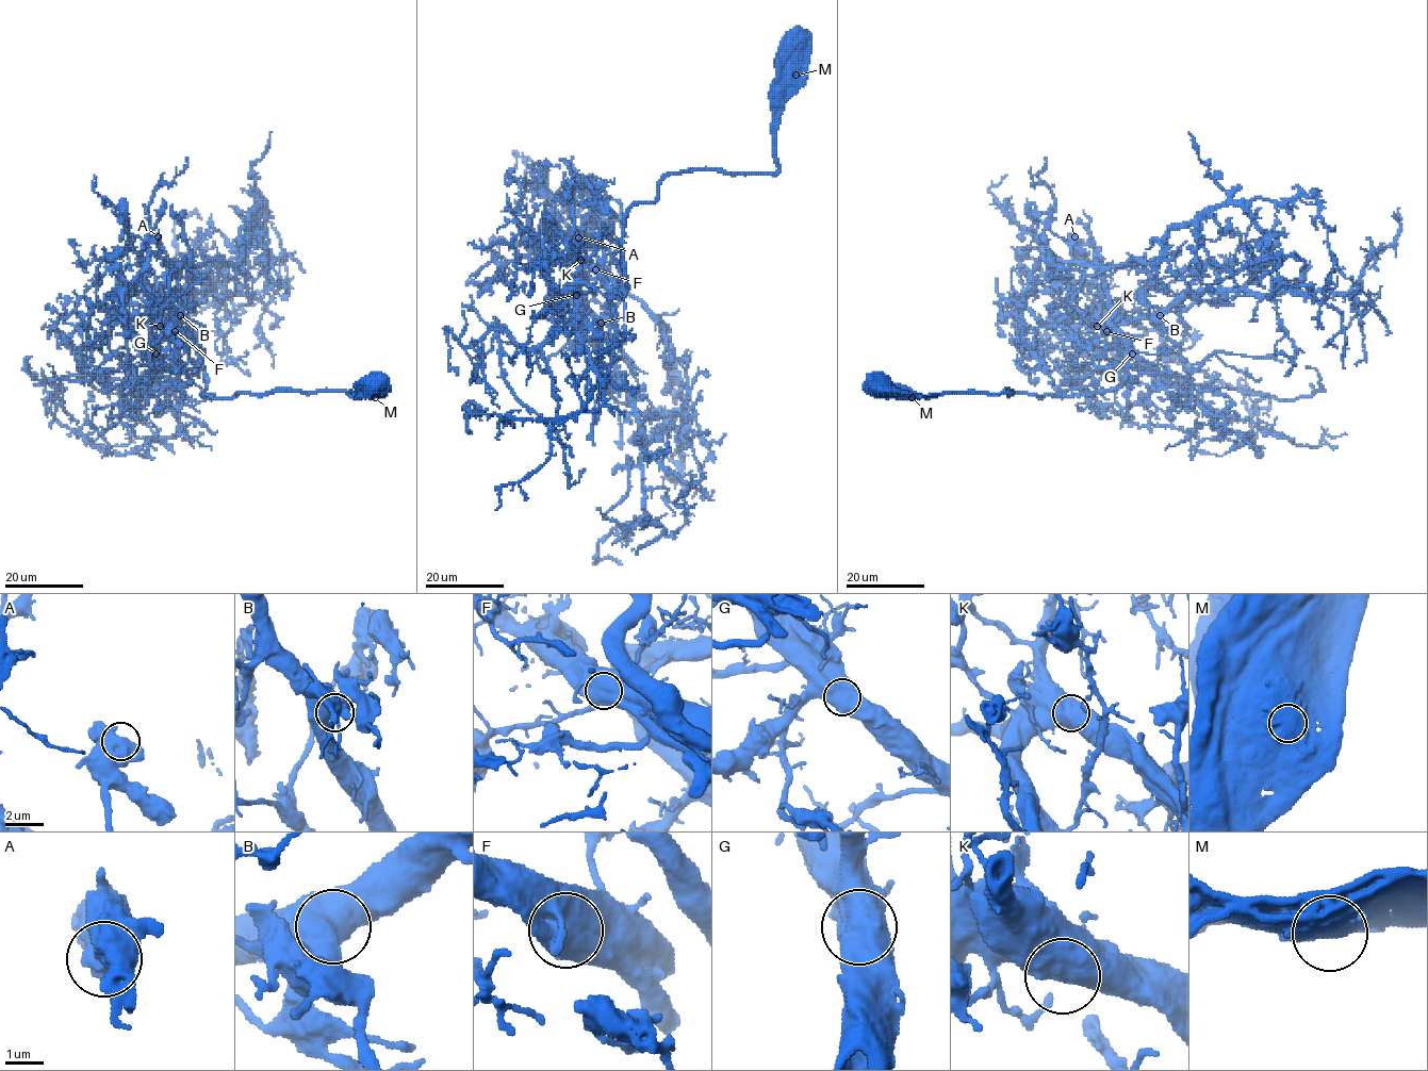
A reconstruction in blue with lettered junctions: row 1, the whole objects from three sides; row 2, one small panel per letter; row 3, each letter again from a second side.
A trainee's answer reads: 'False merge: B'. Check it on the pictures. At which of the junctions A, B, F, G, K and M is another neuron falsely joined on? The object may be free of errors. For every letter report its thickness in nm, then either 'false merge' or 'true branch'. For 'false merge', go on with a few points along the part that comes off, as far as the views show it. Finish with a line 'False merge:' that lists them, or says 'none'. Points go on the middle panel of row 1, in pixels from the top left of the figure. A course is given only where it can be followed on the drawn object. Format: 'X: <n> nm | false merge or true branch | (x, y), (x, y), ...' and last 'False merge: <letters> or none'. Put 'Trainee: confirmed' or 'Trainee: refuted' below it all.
A: 1050 nm | true branch
B: 800 nm | true branch
F: 1150 nm | true branch
G: 750 nm | true branch
K: 1050 nm | true branch
M: 1150 nm | true branch
False merge: none
Trainee: refuted

